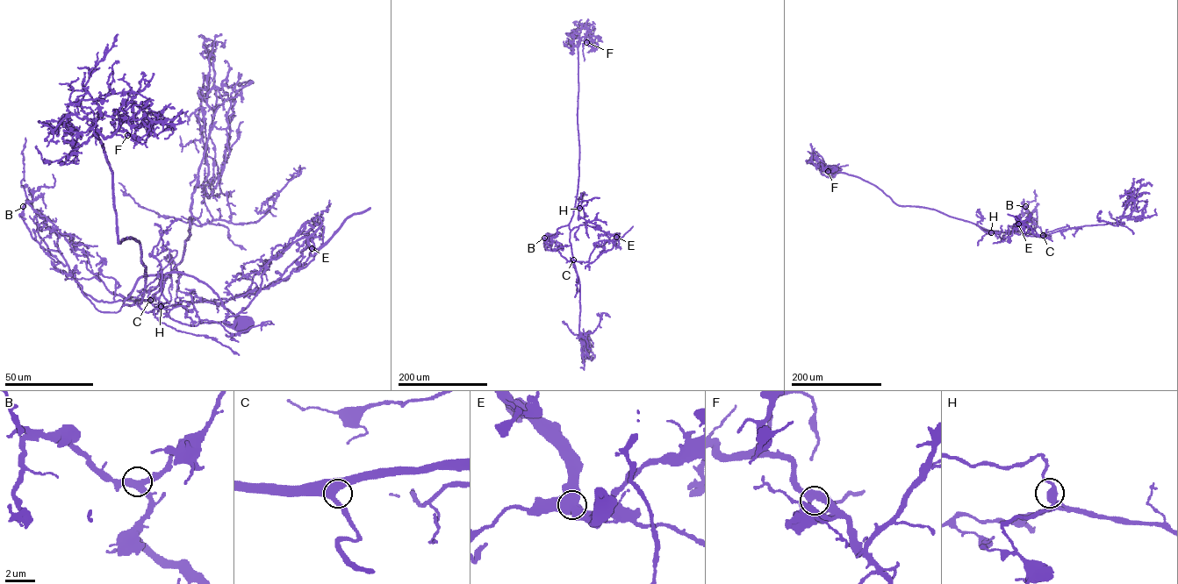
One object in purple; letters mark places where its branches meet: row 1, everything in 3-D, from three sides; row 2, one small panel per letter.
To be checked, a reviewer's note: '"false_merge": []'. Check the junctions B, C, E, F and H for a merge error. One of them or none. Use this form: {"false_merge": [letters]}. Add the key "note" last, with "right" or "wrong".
{"false_merge": ["E"], "note": "wrong"}

